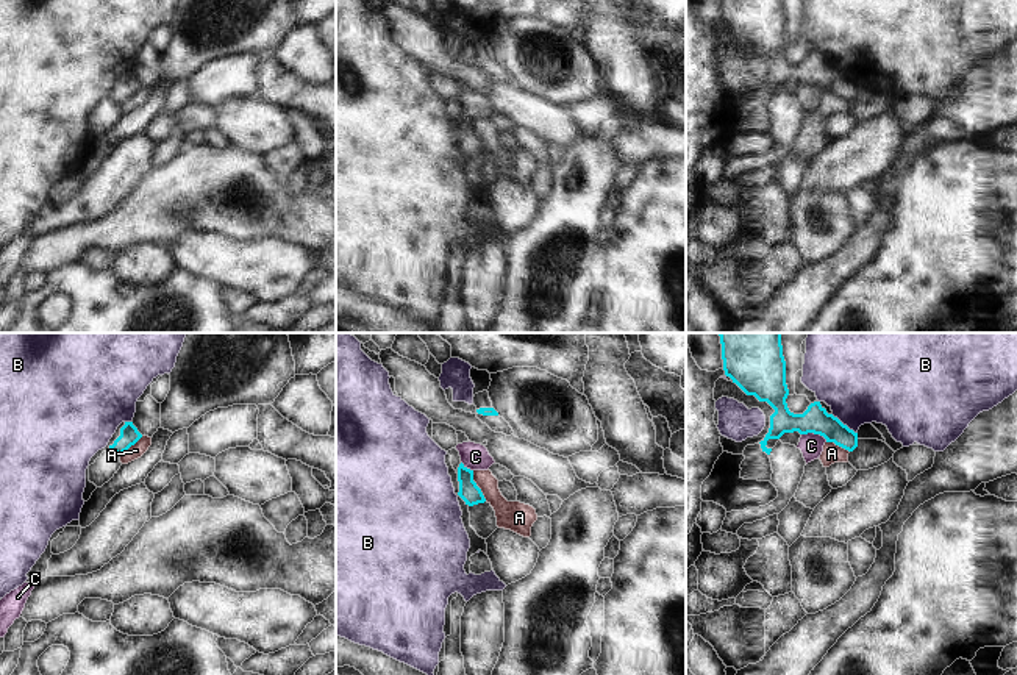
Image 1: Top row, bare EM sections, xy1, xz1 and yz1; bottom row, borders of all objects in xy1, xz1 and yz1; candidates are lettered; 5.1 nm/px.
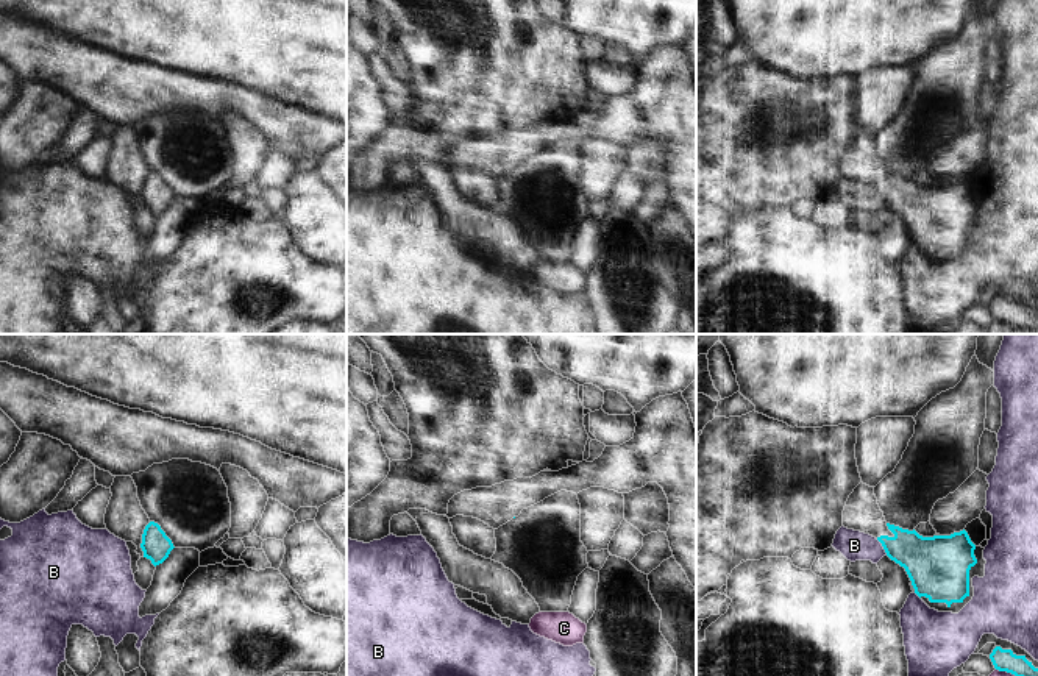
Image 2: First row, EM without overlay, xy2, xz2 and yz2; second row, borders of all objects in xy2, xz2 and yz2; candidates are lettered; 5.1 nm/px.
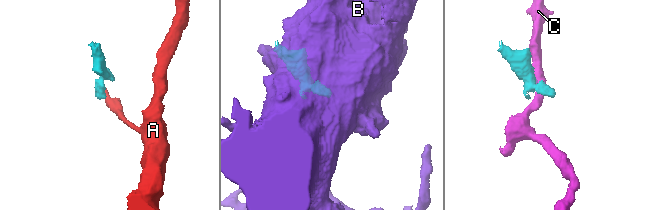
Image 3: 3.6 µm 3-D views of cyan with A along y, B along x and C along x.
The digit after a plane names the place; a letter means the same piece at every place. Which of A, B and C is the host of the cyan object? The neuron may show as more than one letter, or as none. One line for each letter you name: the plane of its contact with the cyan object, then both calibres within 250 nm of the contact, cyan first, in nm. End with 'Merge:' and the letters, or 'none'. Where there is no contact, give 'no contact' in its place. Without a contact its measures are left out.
Merge: none

